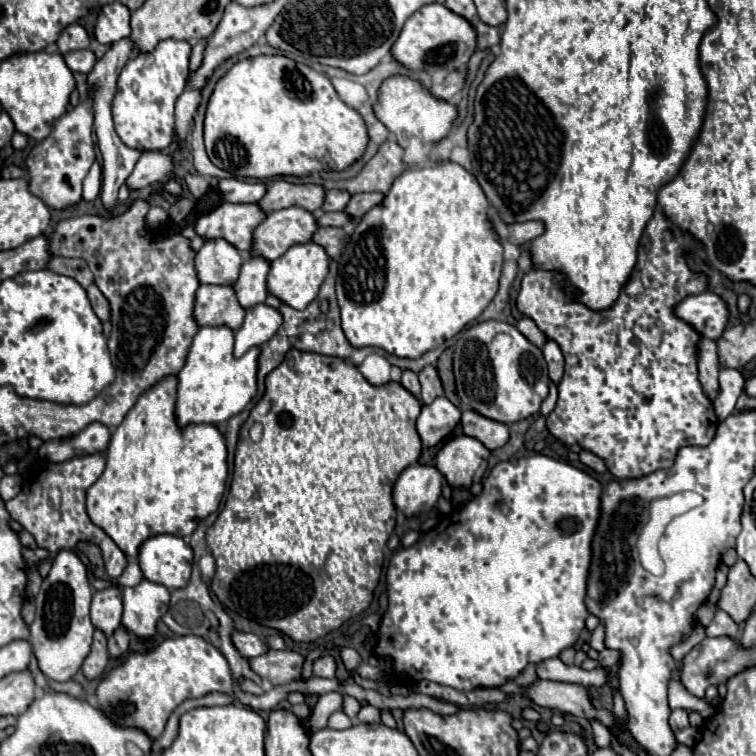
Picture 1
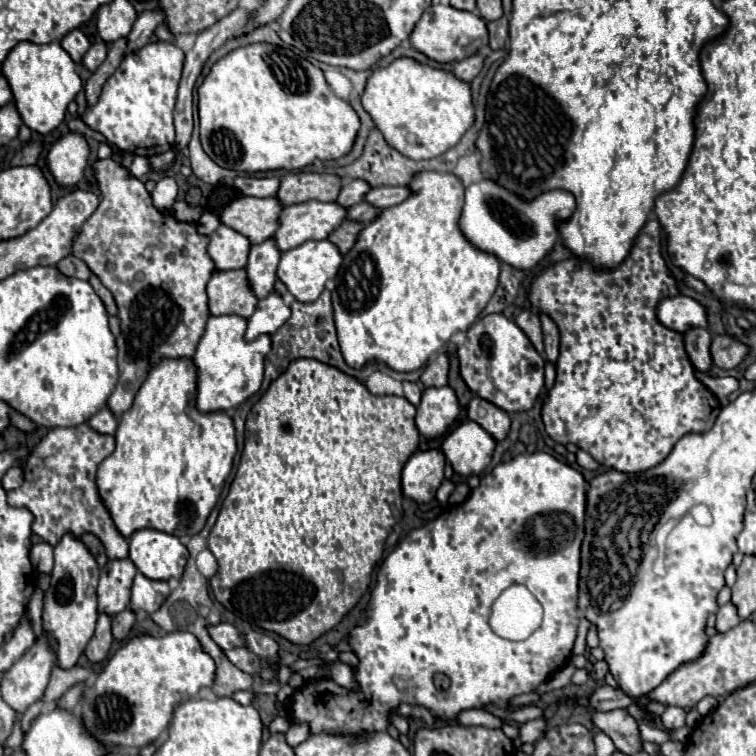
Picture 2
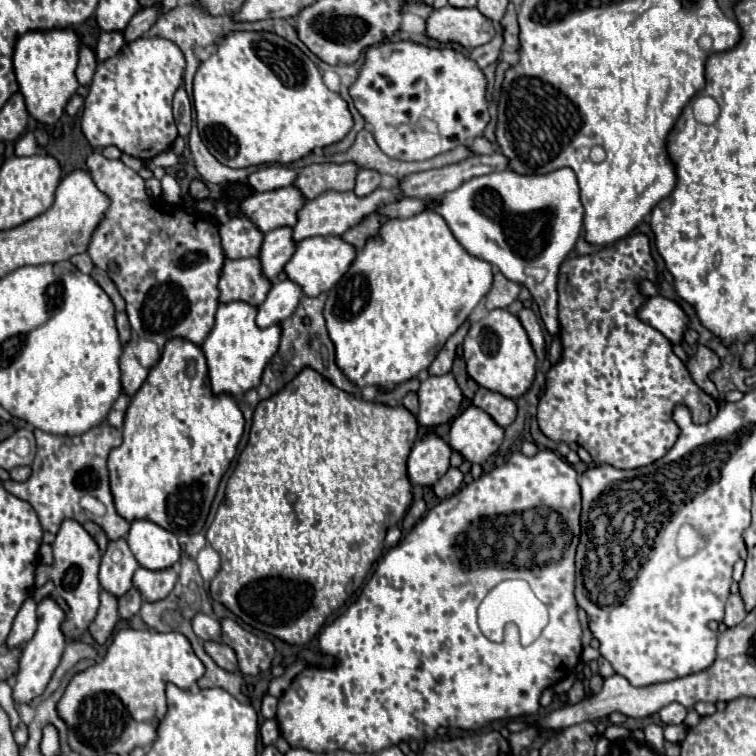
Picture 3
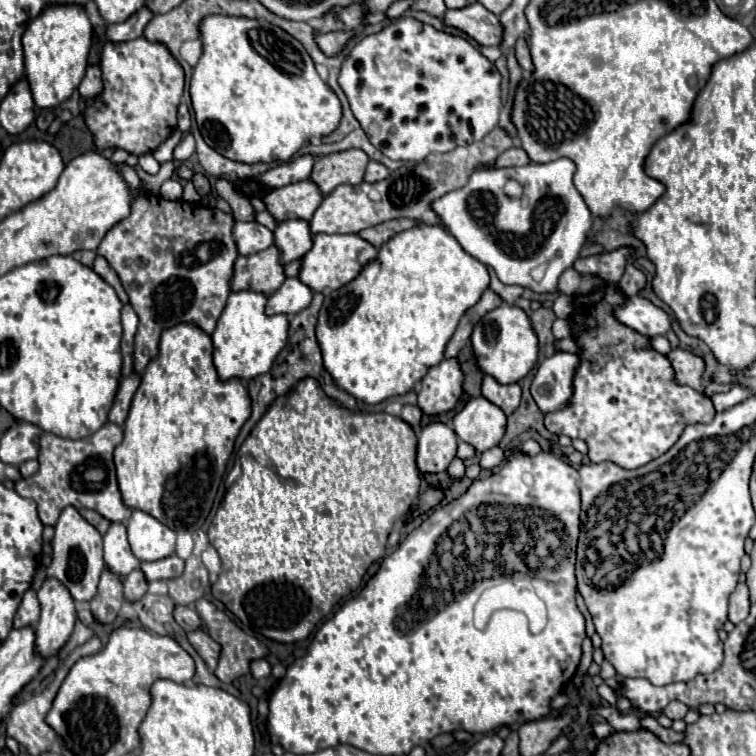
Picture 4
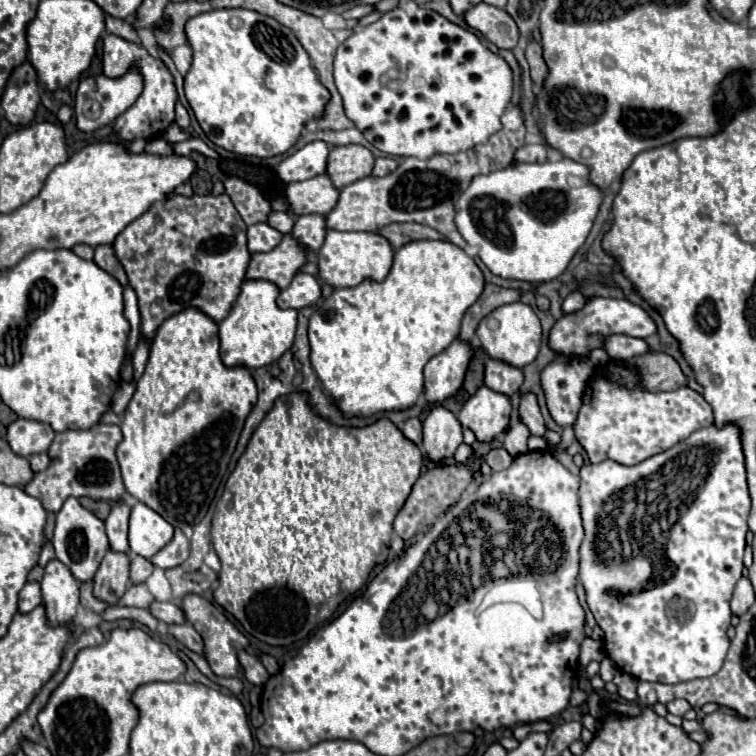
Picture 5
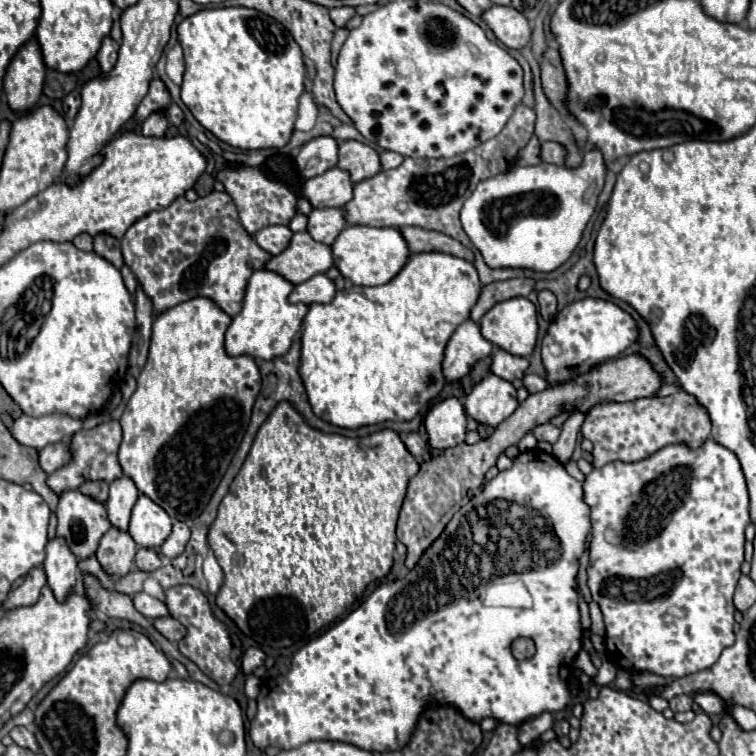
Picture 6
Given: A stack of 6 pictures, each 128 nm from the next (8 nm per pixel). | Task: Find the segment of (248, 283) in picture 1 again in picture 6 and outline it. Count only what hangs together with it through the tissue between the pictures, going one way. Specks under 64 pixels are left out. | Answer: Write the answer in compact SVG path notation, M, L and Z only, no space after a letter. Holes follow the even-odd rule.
M324 208L324 210L312 210L308 214L306 232L316 242L332 244L344 226L346 226L346 220L344 220L344 212L340 208Z

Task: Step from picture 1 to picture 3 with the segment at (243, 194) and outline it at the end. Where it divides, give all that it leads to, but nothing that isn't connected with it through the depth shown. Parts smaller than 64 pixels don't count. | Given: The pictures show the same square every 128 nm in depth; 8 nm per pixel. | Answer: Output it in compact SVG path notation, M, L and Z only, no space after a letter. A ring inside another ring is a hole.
M266 166L248 176L248 184L256 192L270 192L284 186L290 186L296 178L296 172L284 166Z

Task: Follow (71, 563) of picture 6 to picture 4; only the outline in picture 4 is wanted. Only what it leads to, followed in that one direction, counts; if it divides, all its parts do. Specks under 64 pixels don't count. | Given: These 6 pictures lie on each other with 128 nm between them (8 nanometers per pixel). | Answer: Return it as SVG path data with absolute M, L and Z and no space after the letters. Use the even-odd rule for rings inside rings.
M48 578L42 588L38 590L38 600L40 600L40 620L36 624L36 656L42 656L44 660L56 656L64 644L68 642L70 634L72 634L72 628L74 628L74 622L76 622L76 608L74 608L74 600L72 596L68 594L68 590L54 578Z

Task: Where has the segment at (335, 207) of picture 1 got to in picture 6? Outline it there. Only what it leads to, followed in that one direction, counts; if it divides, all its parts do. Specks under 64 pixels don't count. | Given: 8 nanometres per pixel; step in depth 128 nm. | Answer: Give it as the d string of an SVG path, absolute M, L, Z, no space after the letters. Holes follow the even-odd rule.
M382 152L380 154L380 164L382 164L382 170L392 170L392 168L398 168L402 164L402 156L396 154L396 152Z

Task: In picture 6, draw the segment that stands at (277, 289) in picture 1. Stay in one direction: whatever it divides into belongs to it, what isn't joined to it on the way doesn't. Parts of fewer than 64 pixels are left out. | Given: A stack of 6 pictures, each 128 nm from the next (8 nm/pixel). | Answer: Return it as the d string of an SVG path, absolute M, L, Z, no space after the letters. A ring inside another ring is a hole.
M346 226L332 244L332 258L338 272L352 284L362 284L362 286L380 286L390 282L406 264L408 256L410 252L406 240L396 228Z

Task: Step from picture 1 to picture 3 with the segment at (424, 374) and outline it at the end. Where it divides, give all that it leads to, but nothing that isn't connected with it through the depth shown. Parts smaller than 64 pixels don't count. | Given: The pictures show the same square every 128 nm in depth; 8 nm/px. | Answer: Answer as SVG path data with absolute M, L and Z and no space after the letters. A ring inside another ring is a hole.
M468 324L460 326L450 338L448 342L444 344L444 348L440 350L440 354L436 356L436 360L432 362L432 366L428 368L428 374L430 376L444 376L452 370L452 362L454 362L454 356L456 356L456 348L462 344L462 338L466 336L468 332Z

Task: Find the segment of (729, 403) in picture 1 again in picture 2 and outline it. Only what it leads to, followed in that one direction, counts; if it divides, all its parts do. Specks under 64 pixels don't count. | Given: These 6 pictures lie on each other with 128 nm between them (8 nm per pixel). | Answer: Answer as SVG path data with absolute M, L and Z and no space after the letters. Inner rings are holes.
M696 372L698 380L716 396L716 400L720 402L720 406L730 402L730 394L738 390L738 380L734 376L708 376L702 372Z

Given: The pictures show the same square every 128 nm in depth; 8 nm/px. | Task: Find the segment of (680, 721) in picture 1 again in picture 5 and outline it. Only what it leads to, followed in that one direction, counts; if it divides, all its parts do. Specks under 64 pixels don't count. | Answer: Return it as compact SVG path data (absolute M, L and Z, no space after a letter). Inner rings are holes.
M676 698L676 700L668 702L668 704L666 704L666 708L668 708L668 712L670 712L670 714L684 716L684 714L690 710L690 704L688 704L686 700L682 700L682 698Z

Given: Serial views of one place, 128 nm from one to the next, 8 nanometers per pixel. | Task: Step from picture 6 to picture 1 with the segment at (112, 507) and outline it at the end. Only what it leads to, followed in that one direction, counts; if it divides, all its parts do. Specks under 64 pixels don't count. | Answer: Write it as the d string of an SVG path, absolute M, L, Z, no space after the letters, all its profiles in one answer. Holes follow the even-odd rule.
M118 588L98 590L92 598L90 618L94 628L102 630L106 636L112 636L112 632L120 628L122 620L122 592Z

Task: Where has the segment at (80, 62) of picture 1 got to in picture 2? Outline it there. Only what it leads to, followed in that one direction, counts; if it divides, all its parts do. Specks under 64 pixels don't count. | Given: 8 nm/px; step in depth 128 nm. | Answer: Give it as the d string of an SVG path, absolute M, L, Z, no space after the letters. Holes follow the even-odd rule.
M96 42L96 44L92 44L90 50L88 50L88 52L84 54L84 58L82 58L82 68L94 72L94 70L104 62L106 52L108 52L108 48L106 48L104 42Z

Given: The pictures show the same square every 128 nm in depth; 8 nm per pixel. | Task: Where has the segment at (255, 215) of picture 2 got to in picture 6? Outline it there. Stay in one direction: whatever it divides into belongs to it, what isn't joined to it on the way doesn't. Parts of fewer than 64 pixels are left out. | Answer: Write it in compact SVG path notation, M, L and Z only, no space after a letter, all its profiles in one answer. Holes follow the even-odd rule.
M340 168L314 176L304 182L302 194L308 198L312 208L344 208L352 198L352 182Z

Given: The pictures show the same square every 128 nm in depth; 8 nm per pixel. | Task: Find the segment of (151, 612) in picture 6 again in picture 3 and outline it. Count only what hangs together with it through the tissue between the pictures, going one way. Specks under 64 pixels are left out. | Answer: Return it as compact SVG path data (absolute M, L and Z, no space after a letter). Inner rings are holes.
M196 614L192 620L192 628L196 632L196 636L200 640L216 640L216 642L224 642L220 640L220 620L208 614Z

